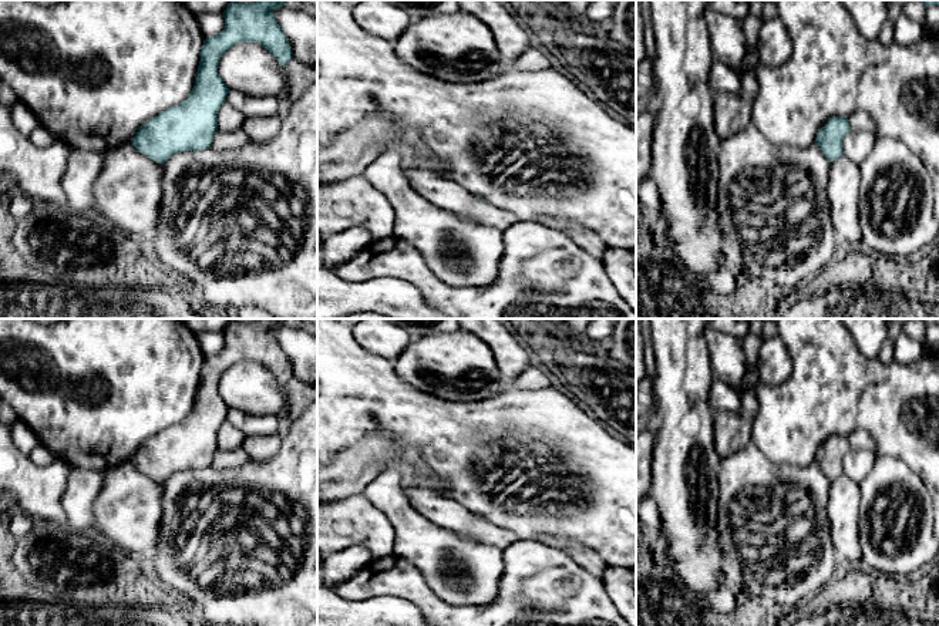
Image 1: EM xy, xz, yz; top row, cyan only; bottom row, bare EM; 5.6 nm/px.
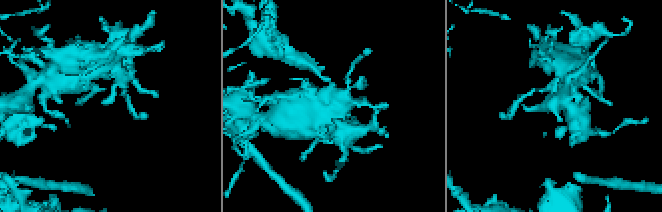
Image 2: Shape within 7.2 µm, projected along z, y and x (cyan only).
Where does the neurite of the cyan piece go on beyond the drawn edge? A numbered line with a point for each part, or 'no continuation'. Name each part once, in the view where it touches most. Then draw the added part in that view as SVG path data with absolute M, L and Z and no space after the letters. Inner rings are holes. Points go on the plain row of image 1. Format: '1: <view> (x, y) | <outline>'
no continuation

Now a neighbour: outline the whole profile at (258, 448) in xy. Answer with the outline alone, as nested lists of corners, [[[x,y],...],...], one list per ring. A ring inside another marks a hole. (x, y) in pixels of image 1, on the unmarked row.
[[[279,434],[272,435],[246,435],[242,448],[246,451],[250,460],[263,461],[276,455],[280,450],[282,437]]]

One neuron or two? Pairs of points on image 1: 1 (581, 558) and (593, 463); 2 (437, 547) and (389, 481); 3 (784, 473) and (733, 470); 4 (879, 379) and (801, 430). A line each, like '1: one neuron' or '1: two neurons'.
1: two neurons
2: one neuron
3: one neuron
4: one neuron

